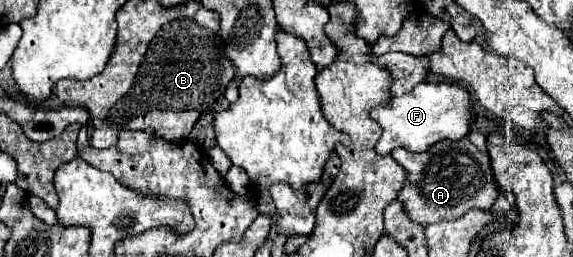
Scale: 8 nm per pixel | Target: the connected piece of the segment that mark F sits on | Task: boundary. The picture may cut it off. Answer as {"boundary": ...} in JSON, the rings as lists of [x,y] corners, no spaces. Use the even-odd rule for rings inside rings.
{"boundary":[[[420,83],[410,93],[394,97],[388,105],[378,105],[370,111],[370,117],[384,129],[376,153],[388,155],[394,147],[406,147],[414,153],[428,151],[434,143],[450,139],[460,141],[468,135],[472,123],[470,93],[456,83]]]}

